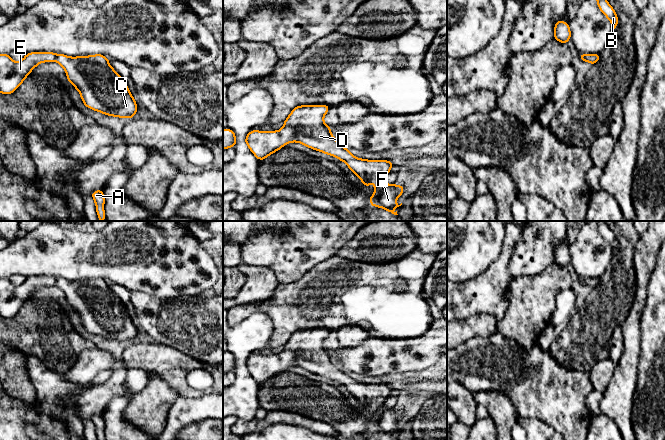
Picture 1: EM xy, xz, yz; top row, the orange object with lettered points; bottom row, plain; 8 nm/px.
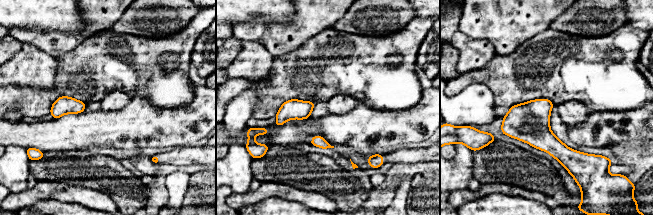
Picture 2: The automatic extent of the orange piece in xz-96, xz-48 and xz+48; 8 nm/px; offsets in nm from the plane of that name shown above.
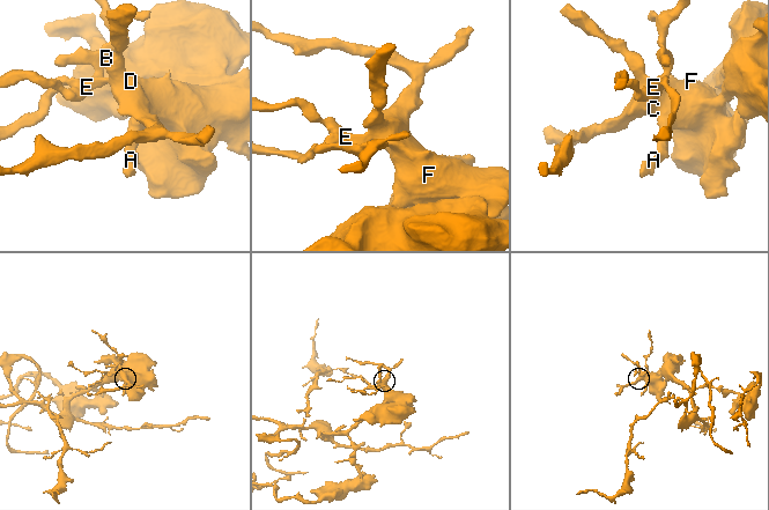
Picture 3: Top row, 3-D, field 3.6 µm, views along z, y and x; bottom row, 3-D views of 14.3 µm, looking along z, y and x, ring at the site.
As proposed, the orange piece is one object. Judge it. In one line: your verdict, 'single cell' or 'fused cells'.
single cell

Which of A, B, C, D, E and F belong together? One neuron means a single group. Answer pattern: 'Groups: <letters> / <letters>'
Groups: A B C D E F

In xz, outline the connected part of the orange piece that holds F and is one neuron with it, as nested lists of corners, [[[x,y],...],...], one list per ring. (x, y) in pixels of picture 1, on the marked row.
[[[329,105],[297,106],[279,131],[263,132],[253,129],[247,134],[245,143],[258,160],[264,160],[290,142],[299,142],[311,149],[334,156],[344,161],[364,186],[371,186],[371,181],[375,181],[375,194],[369,197],[370,206],[380,207],[398,215],[393,209],[402,205],[396,203],[396,198],[403,194],[404,187],[383,182],[393,162],[365,160],[353,156],[332,136],[330,127],[324,123],[323,117],[329,108]]]

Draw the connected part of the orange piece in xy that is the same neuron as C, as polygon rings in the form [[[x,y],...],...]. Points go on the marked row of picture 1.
[[[31,52],[19,62],[14,62],[10,55],[0,54],[0,93],[12,94],[27,78],[28,74],[41,62],[59,63],[66,71],[68,81],[79,91],[83,104],[105,115],[132,118],[137,112],[137,104],[125,81],[110,66],[104,55],[69,57],[52,52]]]

